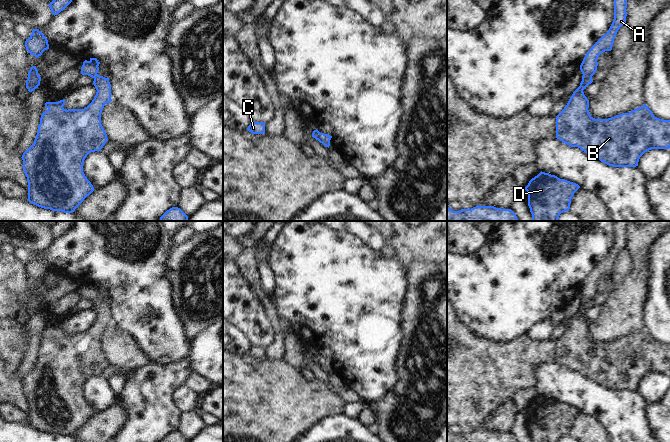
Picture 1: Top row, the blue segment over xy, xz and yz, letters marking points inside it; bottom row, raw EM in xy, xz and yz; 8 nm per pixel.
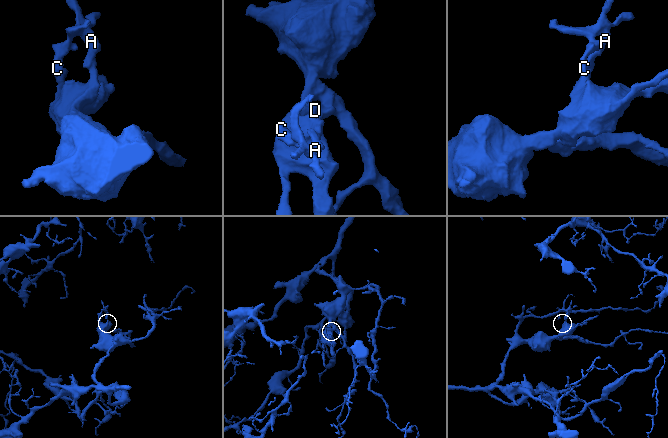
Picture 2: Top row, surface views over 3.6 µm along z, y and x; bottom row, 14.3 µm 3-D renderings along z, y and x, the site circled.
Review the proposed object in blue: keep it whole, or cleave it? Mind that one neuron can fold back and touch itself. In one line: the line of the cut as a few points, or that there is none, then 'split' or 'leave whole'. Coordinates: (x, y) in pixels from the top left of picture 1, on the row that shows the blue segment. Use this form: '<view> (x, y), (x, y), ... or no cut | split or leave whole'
no cut | leave whole

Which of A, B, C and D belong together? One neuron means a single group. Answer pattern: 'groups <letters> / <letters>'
groups A B C D

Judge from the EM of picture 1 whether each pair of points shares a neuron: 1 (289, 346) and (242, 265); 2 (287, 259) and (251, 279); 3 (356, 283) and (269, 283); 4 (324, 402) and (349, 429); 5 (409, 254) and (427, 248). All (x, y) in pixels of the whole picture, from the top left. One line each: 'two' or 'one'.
1: one
2: two
3: two
4: two
5: one

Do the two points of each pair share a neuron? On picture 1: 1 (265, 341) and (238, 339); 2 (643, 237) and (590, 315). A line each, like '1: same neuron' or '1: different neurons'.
1: different neurons
2: different neurons

